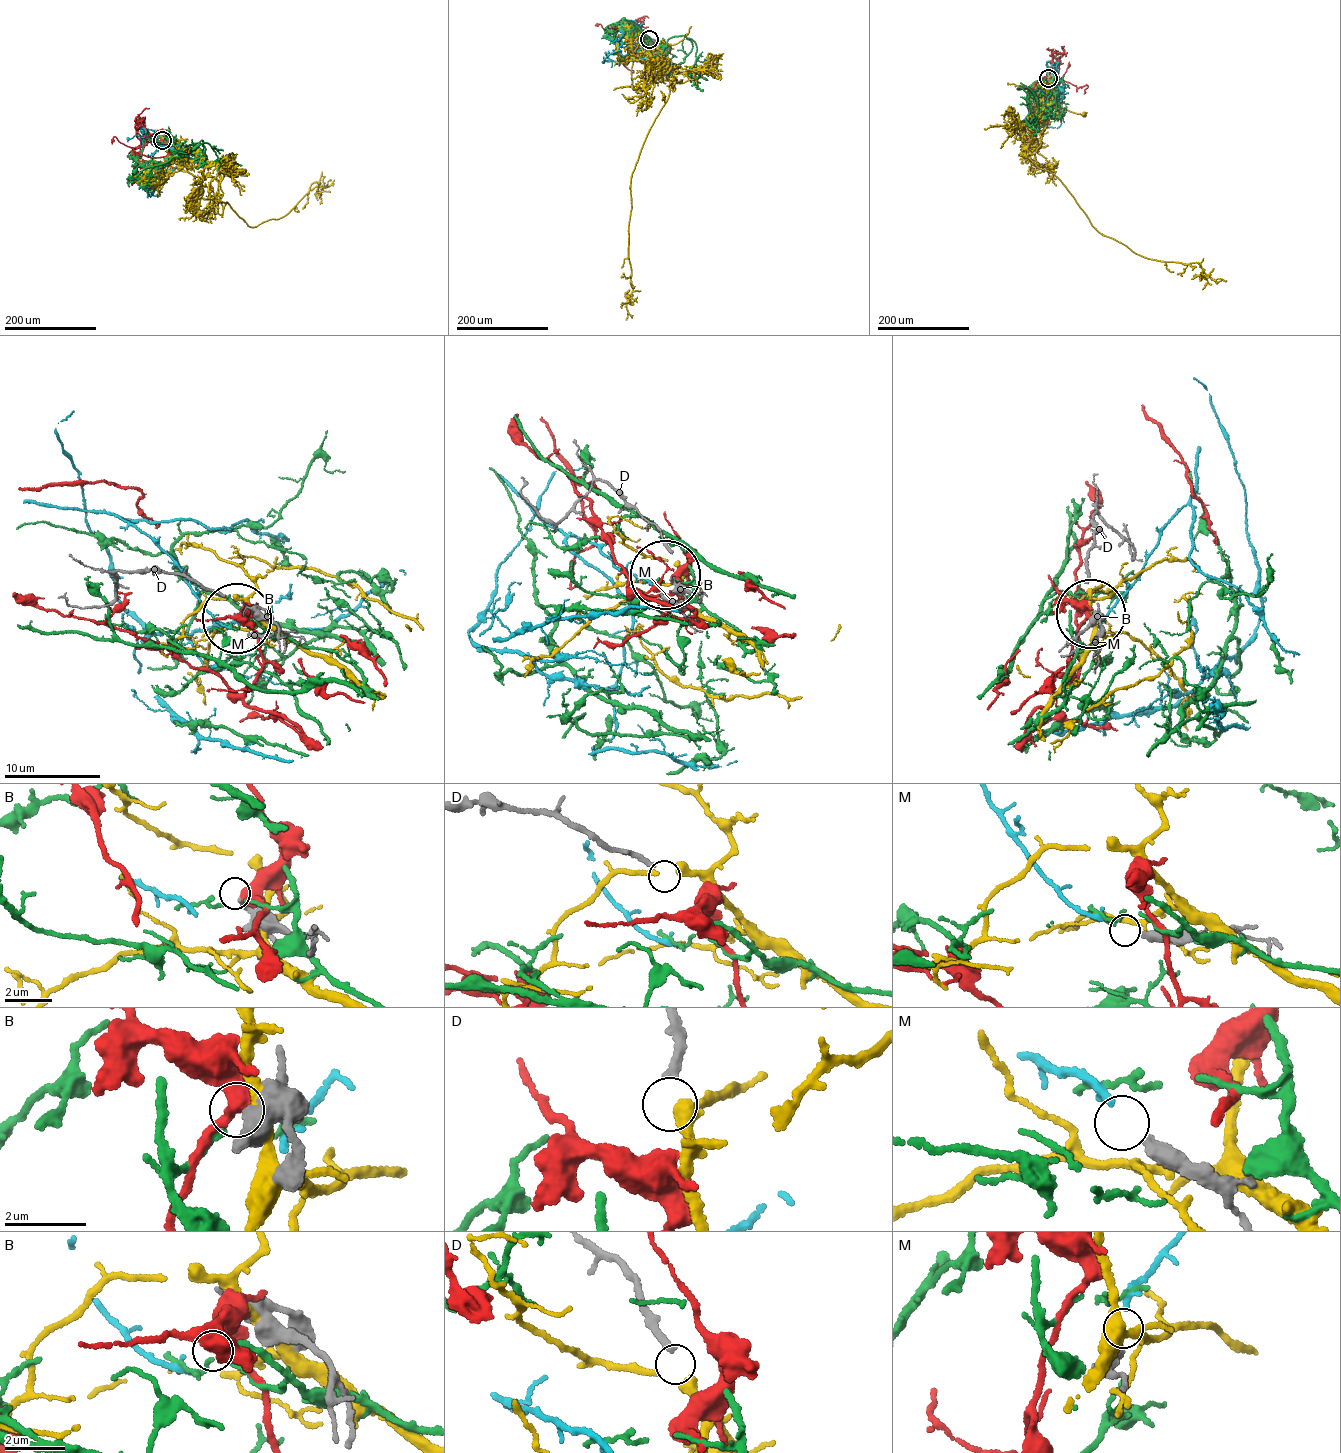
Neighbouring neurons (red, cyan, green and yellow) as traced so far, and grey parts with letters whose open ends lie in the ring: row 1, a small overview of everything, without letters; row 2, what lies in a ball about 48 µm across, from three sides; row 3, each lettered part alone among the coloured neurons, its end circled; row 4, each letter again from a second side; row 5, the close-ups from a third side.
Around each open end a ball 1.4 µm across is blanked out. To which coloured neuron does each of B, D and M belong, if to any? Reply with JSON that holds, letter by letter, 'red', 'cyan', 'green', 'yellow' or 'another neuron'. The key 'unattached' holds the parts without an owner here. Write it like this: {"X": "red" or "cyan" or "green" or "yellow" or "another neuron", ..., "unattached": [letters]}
{"B": "another neuron", "D": "yellow", "M": "cyan", "unattached": ["B"]}

